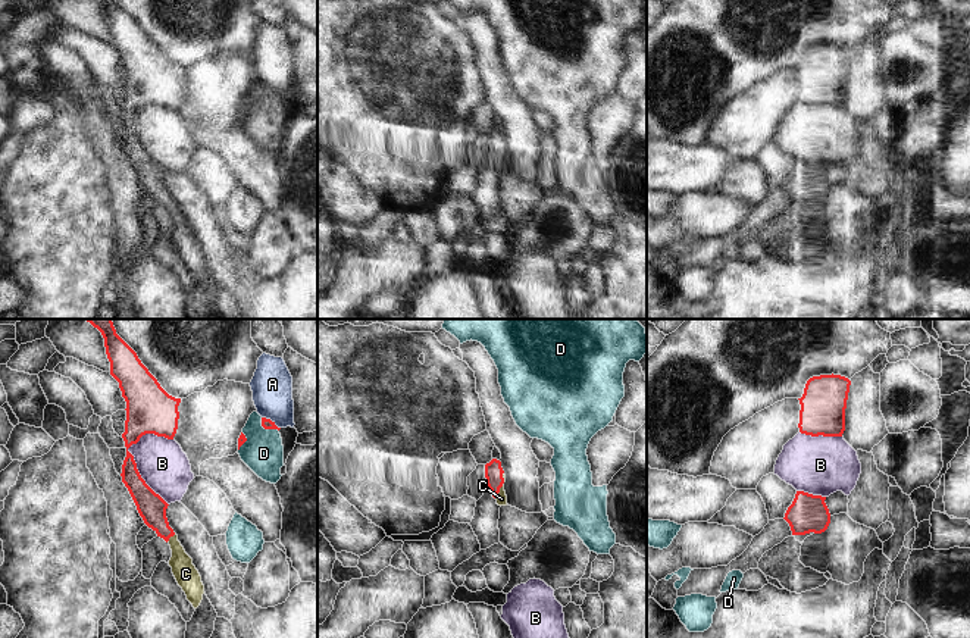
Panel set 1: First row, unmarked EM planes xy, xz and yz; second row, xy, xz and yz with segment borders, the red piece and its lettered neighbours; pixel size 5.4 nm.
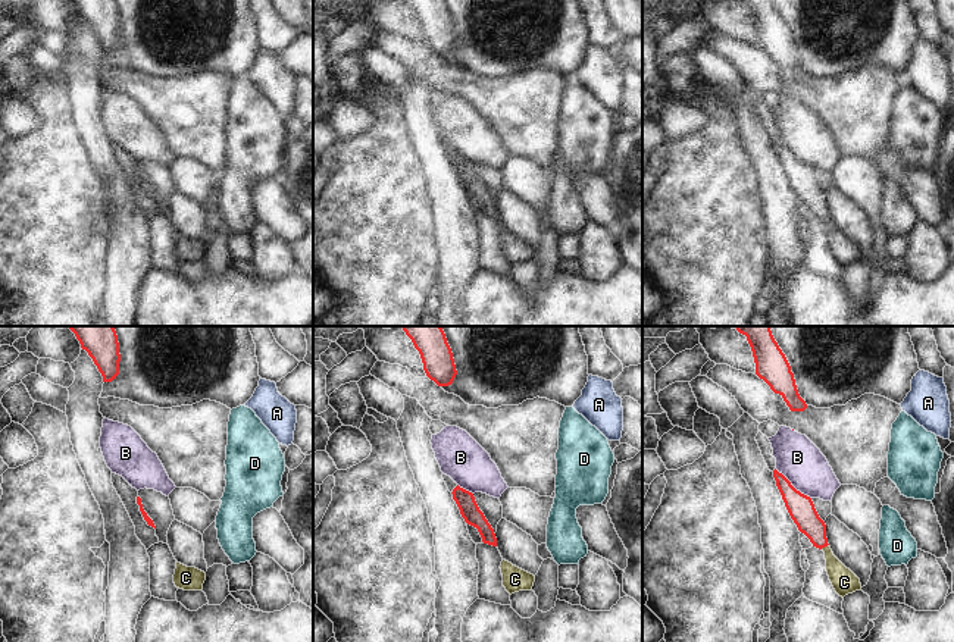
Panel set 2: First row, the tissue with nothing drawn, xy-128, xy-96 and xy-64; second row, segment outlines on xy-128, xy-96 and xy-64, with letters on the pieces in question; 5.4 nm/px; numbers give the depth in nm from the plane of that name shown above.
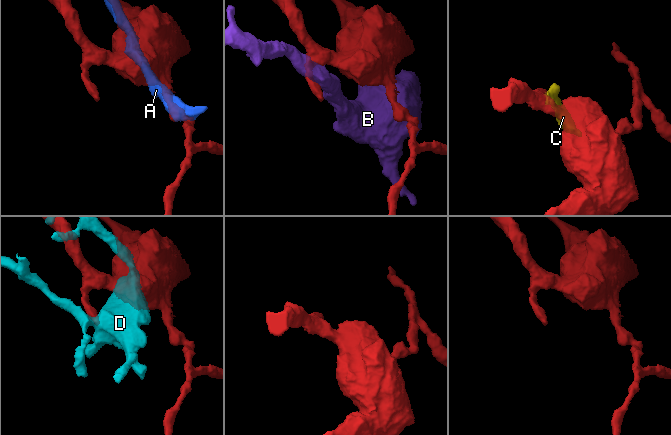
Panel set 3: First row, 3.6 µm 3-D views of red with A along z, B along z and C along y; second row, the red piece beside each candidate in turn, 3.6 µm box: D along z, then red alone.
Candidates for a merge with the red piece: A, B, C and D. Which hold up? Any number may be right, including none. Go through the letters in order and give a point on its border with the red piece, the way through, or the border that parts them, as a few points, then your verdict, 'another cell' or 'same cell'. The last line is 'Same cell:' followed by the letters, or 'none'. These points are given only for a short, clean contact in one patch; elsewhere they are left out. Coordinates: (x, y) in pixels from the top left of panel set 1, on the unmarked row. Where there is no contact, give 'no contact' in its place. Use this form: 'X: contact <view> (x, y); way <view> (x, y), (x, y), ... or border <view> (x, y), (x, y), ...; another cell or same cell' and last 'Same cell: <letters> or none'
A: contact xy (271, 91); another cell
B: contact xy (135, 138); another cell
C: contact xz (501, 156); way xz (494, 143), (496, 150), (501, 156), (501, 169); same cell
D: contact xy (266, 99); border xy (260, 88), (260, 94), (265, 99), (275, 99), (278, 102); another cell
Same cell: C

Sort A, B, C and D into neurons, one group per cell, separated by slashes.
A / B / C / D

